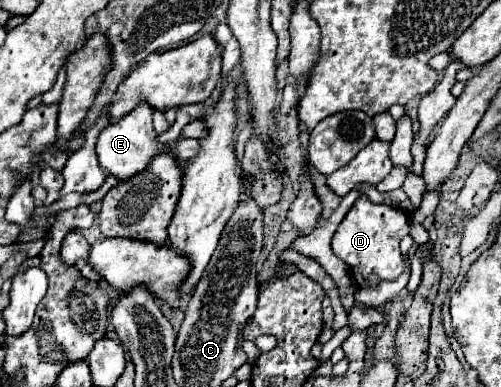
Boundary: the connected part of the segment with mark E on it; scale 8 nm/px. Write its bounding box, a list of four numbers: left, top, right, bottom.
[96,104,164,182]

